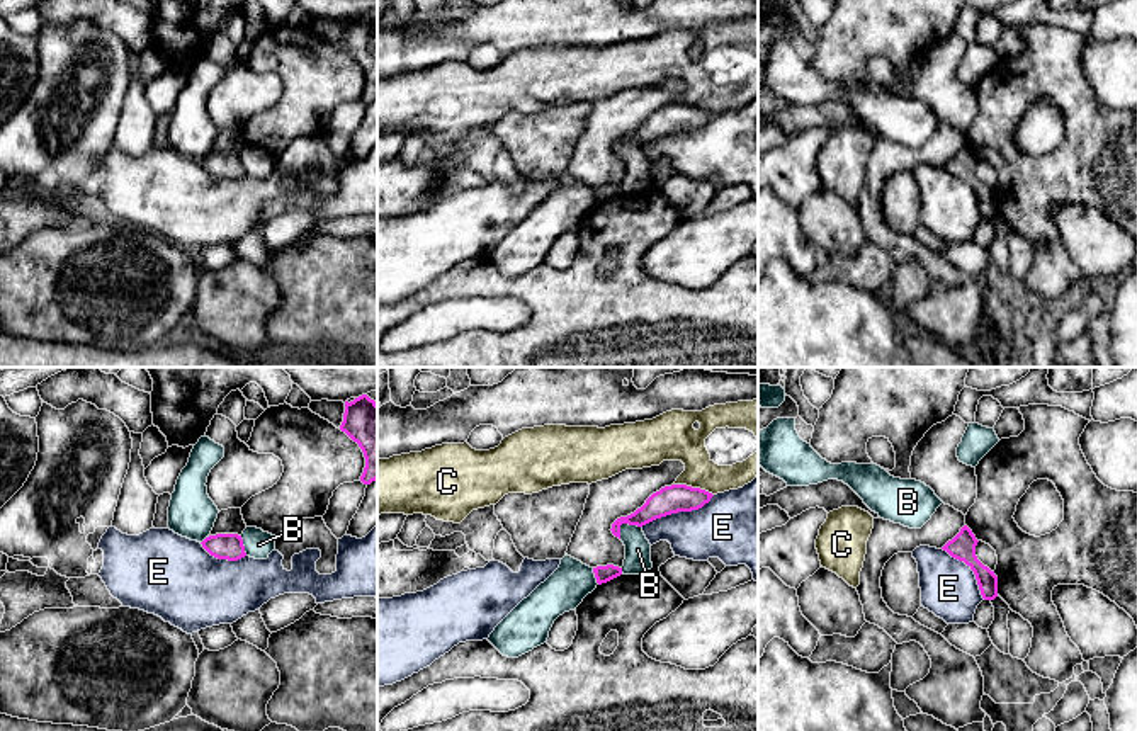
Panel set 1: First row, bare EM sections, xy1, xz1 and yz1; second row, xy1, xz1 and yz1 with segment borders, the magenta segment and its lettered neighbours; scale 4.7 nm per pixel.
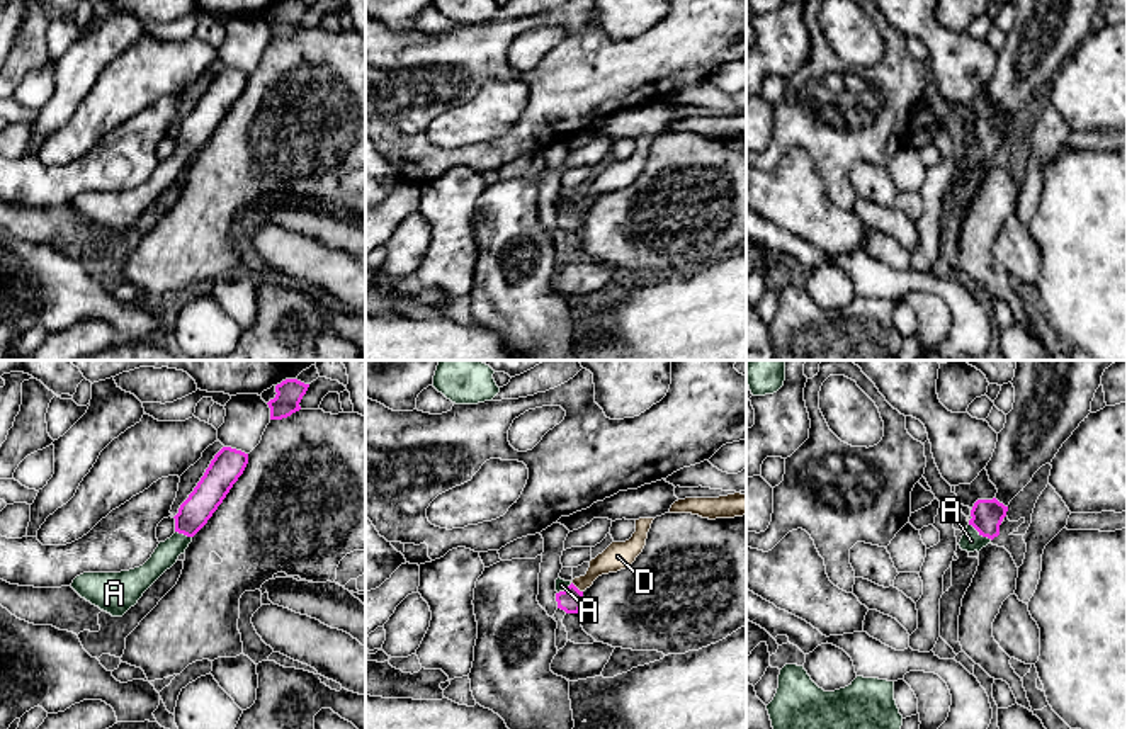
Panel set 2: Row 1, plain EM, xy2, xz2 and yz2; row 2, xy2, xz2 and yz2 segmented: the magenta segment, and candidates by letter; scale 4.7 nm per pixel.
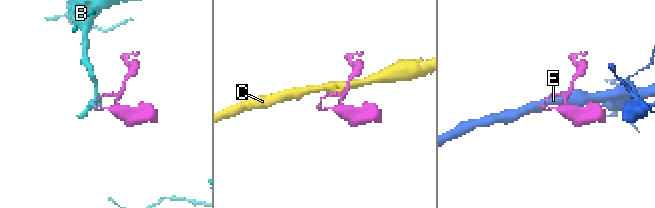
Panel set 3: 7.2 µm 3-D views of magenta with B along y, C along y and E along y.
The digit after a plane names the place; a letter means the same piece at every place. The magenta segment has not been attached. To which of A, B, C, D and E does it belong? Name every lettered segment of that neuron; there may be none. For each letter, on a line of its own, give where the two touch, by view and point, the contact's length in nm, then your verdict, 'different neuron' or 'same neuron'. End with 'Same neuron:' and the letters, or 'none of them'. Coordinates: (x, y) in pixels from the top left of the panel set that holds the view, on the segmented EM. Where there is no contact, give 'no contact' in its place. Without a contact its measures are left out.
A: meets magenta in yz2 at (981, 534); contact 130 nm long; same neuron
B: meets magenta in xz1 at (624, 522); contact 130 nm long; different neuron
C: meets magenta in xz1 at (694, 488); contact 190 nm long; different neuron
D: meets magenta in xz2 at (575, 587); contact 80 nm long; different neuron
E: meets magenta in xz1 at (677, 512); contact 380 nm long; different neuron
Same neuron: A

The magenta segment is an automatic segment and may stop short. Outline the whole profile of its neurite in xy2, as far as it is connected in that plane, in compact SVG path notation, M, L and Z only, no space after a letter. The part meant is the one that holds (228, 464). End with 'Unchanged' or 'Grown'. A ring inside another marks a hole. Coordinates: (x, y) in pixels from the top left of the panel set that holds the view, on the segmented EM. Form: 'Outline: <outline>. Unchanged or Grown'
Outline: M223 447L173 517L175 534L165 542L160 542L143 566L121 573L83 573L73 579L71 588L112 617L122 617L177 562L178 556L185 552L192 537L223 503L246 464L248 454Z. Grown

